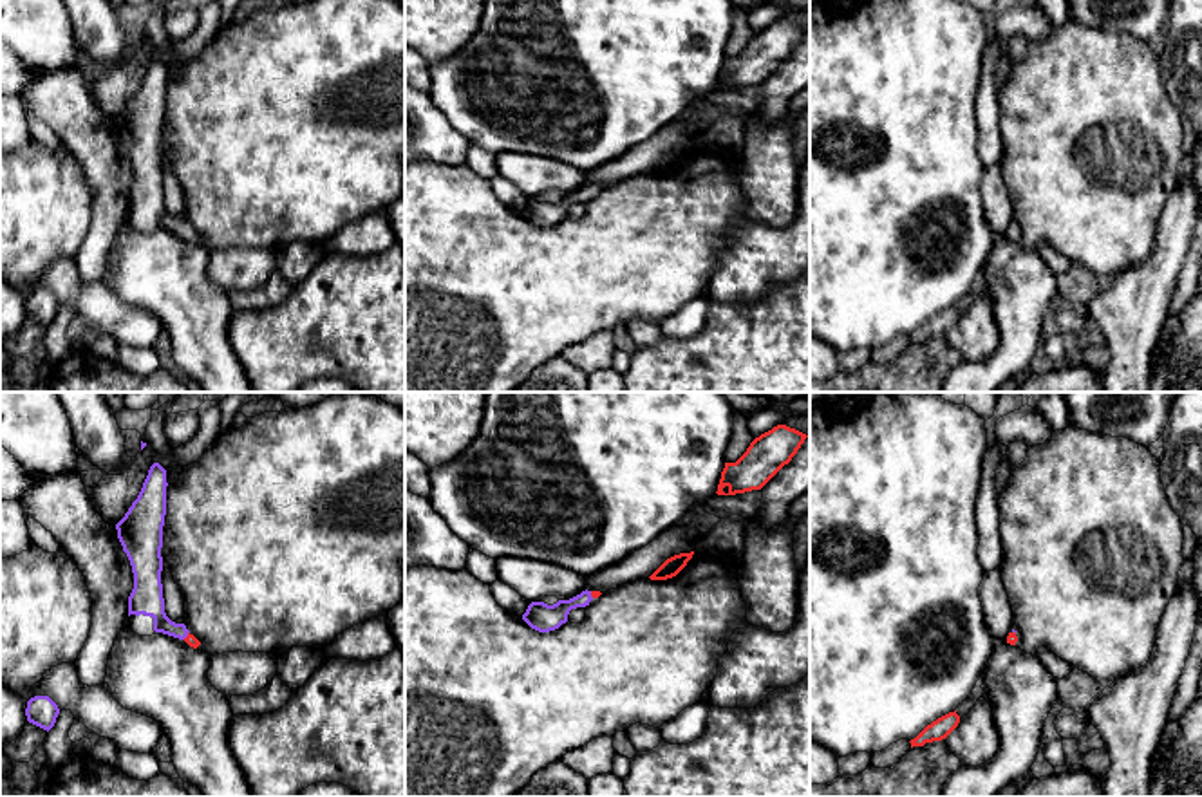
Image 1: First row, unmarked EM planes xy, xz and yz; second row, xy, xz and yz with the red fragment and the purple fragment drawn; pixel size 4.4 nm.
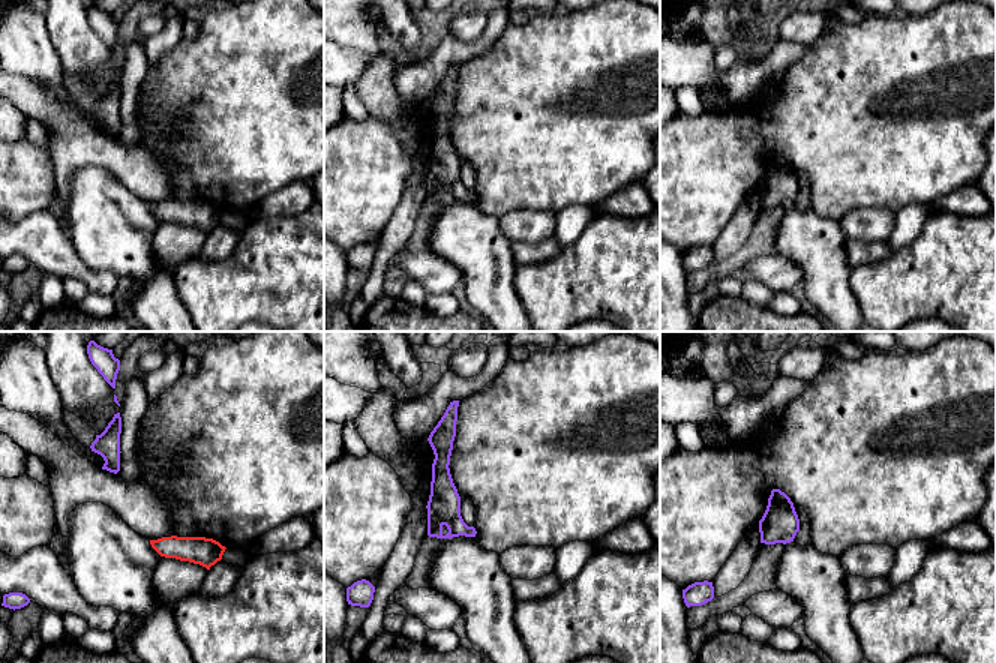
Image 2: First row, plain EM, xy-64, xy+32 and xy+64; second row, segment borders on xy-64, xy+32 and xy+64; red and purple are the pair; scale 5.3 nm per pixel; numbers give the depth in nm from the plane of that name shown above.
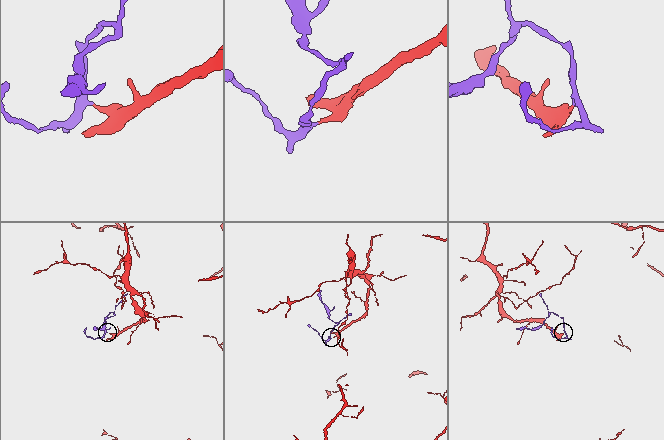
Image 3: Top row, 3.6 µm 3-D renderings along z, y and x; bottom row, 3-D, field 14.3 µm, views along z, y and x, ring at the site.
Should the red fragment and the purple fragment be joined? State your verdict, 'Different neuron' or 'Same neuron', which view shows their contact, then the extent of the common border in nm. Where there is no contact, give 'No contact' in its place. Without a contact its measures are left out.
Same neuron. Touches red in xy. Shared border 50 nm

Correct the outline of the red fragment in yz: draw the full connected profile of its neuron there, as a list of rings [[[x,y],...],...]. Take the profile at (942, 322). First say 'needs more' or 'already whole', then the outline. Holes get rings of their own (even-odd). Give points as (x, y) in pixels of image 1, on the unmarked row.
already whole | [[[949,307],[931,320],[927,320],[915,334],[911,334],[913,342],[924,342],[925,338],[942,336],[945,334],[960,318],[960,311],[954,307]]]

